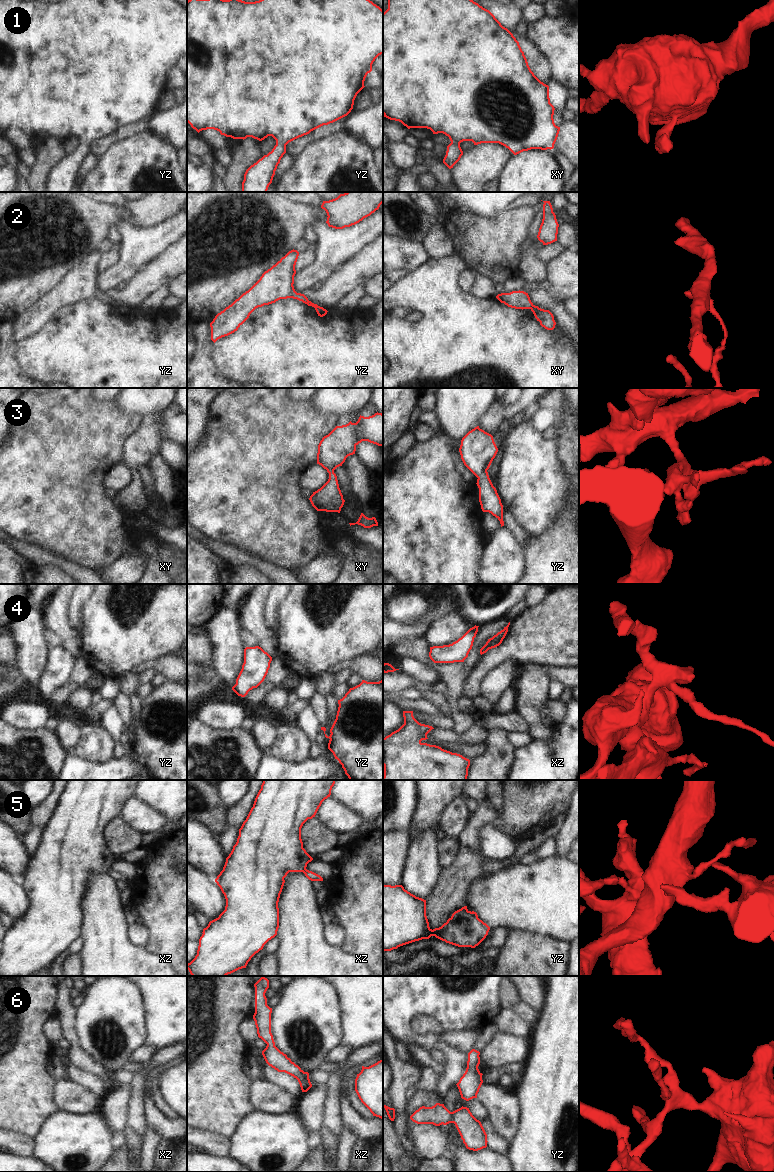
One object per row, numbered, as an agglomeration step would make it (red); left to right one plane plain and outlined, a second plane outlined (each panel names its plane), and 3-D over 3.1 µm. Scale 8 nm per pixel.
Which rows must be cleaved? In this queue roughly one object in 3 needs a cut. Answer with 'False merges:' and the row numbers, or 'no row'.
False merges: 2, 5

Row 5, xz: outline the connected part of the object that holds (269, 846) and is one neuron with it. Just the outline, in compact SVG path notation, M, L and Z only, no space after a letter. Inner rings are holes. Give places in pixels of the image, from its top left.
M263 780L261 789L255 798L253 807L251 808L246 820L239 829L237 842L233 846L229 856L226 858L223 870L215 879L215 882L220 887L222 893L225 896L226 906L225 910L219 915L219 917L210 921L208 926L203 929L203 934L199 939L197 955L190 963L187 964L187 969L192 976L227 976L228 974L231 974L239 969L246 968L251 958L260 950L262 950L264 945L269 940L277 935L279 928L278 902L285 883L284 878L289 872L304 872L306 870L307 864L313 860L313 858L303 848L301 828L308 819L315 817L322 802L330 797L334 784L335 780Z

